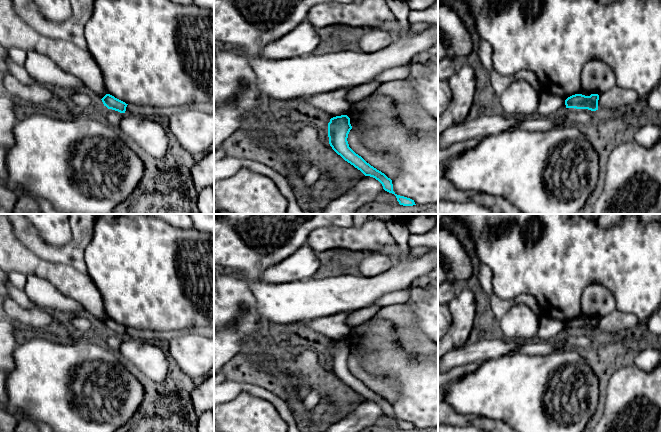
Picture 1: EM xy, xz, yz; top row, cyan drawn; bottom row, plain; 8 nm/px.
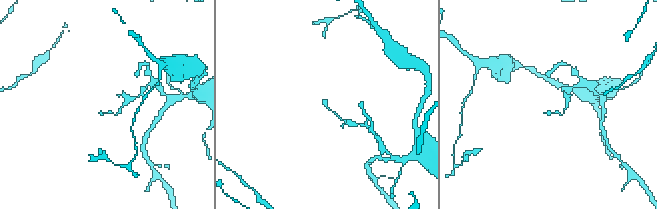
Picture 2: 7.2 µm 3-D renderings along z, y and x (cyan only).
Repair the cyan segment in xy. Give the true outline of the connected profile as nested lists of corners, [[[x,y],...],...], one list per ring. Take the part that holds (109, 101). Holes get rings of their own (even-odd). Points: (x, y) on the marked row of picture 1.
[[[106,94],[101,100],[104,106],[106,106],[108,109],[112,109],[120,113],[125,113],[128,105],[110,94]]]

